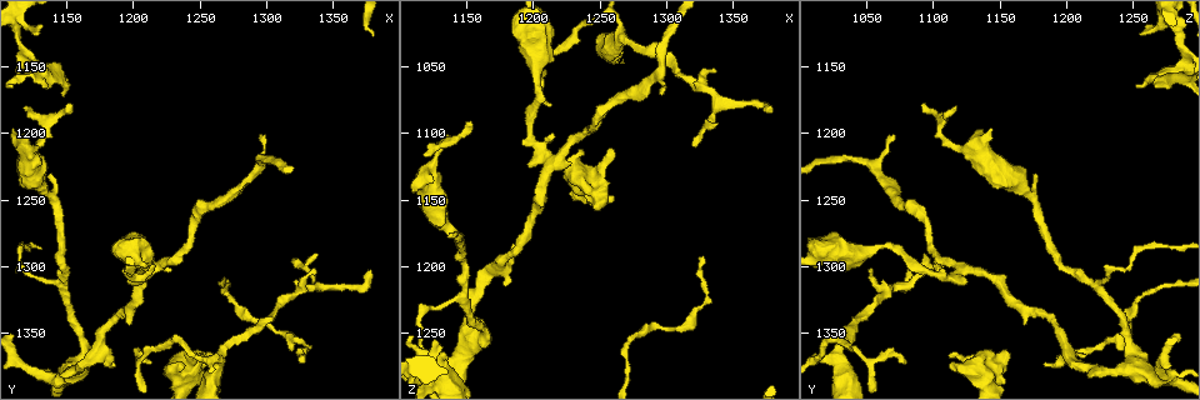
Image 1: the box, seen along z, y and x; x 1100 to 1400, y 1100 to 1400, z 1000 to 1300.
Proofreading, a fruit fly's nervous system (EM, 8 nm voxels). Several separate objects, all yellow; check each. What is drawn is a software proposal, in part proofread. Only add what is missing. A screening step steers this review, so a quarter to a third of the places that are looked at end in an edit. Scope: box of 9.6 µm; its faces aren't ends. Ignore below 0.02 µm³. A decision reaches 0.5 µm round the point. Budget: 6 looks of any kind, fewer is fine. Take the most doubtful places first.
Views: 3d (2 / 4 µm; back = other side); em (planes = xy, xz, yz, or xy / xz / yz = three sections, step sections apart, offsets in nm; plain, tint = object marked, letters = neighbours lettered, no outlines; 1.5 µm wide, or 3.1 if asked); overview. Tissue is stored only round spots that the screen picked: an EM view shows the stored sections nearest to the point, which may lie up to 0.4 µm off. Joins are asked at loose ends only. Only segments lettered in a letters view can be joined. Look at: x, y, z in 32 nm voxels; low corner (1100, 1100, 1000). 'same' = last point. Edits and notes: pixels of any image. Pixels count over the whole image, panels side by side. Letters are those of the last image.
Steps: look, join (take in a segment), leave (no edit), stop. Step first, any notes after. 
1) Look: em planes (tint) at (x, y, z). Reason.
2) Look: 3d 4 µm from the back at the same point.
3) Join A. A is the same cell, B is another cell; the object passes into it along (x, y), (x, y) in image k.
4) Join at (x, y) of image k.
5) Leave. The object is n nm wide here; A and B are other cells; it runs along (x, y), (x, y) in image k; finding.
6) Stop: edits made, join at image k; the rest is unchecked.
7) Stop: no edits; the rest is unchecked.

Look: em yz step 8 (letters) at (1378, 1302, 1080). Branch stops here.

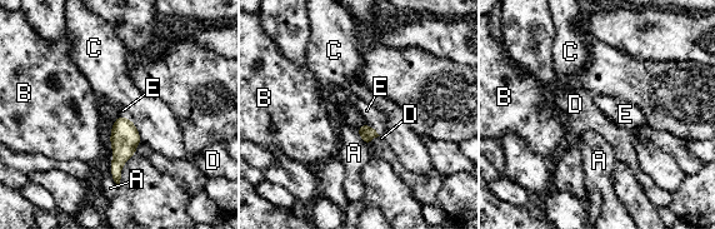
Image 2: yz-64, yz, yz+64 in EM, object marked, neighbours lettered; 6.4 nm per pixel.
Look: em planes (letters) at the same point. Cut it another way.

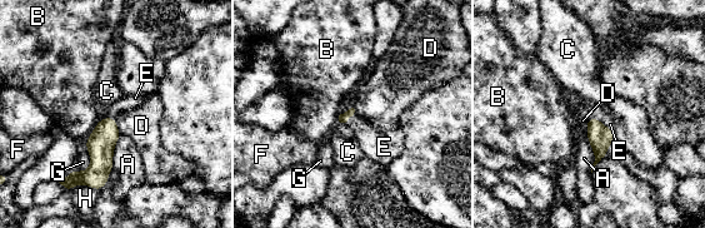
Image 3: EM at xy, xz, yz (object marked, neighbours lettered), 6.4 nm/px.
Join E. E is the same cell, A, B, C, D, F, G and H are other cells; the cell continues.

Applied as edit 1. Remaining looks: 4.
Look: 3d 2 µm from the back at (1326, 1370, 1190). An open end.

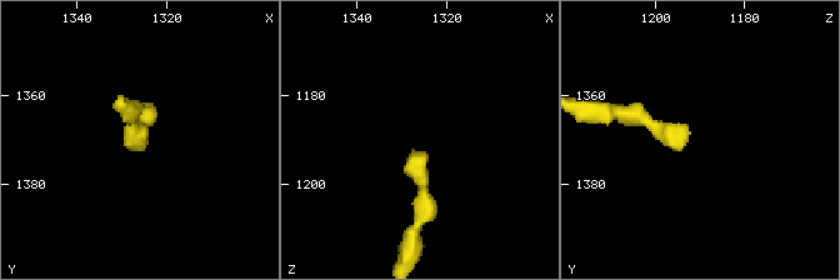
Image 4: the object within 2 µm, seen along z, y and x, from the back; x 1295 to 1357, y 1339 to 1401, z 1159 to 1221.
Look: em xz step 4 (letters) at (1324, 1371, 1192). Need the tissue.

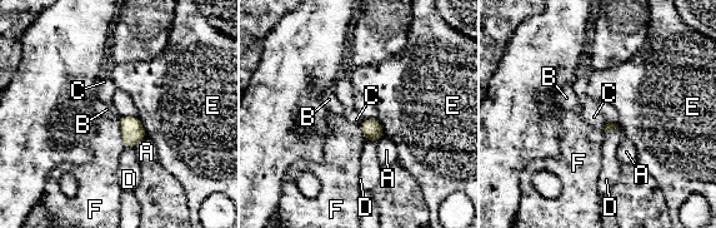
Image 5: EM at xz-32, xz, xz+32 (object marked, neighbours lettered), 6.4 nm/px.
Leave. A, B, C, D, E and F are other cells; a border runs along (364, 119), (359, 125) in image 5; none of them fits.

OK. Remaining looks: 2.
Look: em planes (tint) at (1126, 1126, 1256). Tapers out.

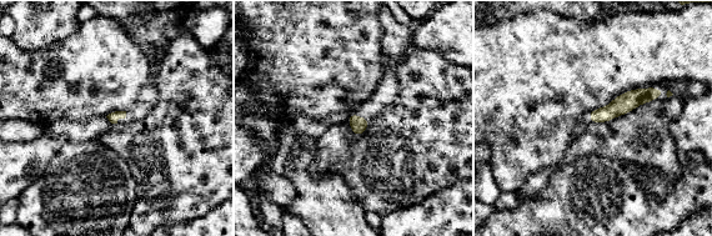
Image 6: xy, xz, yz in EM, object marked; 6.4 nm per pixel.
Look: em planes (letters) at the same point.

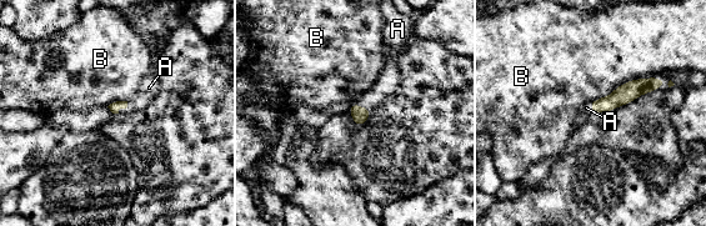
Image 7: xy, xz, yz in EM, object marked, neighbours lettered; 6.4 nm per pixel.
Join A. A is the same cell, B is another cell; the object passes into it along (360, 115), (362, 108), (387, 83) in image 7; it goes on there.

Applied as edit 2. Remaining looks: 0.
Stop: edits made, join at image 3, join at image 7; the rest is unchecked.

